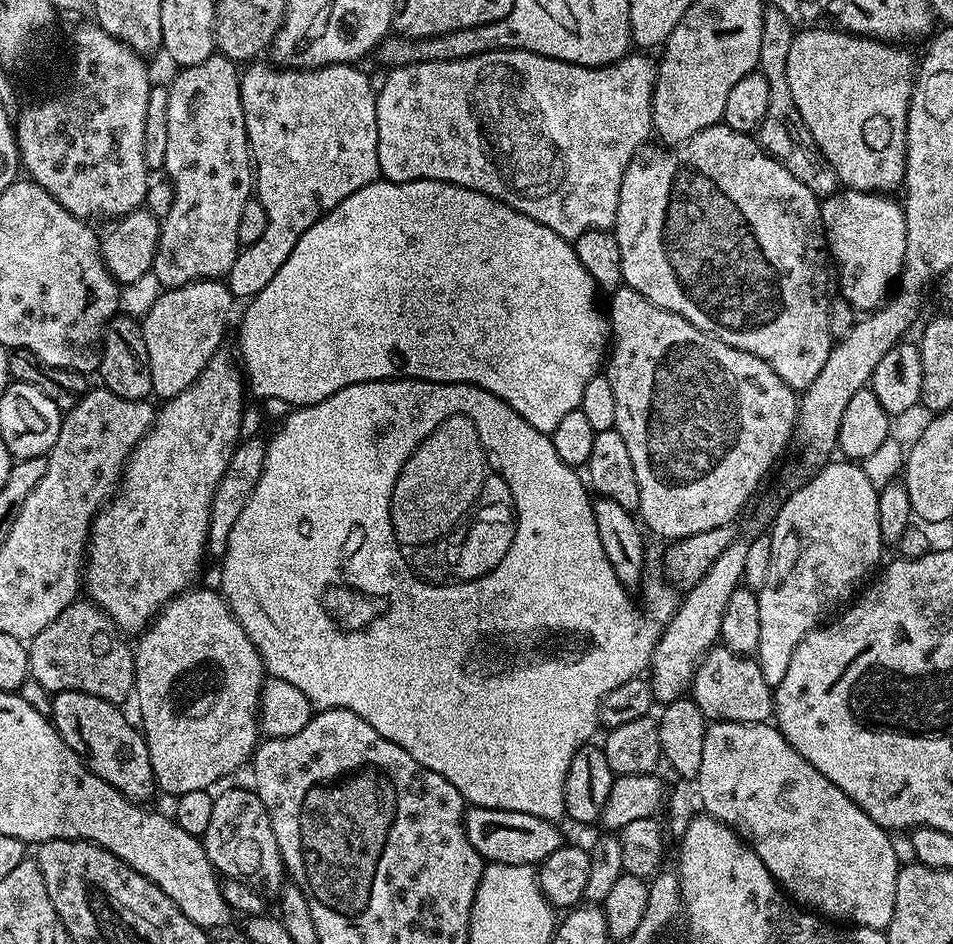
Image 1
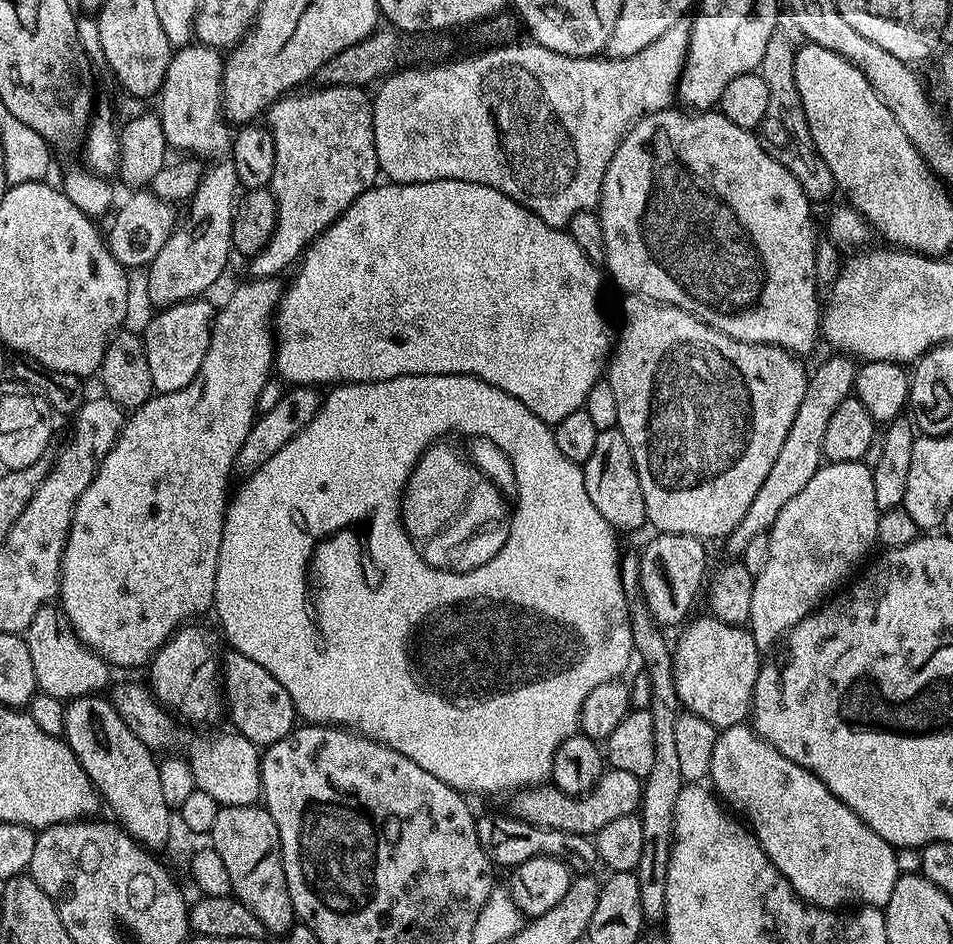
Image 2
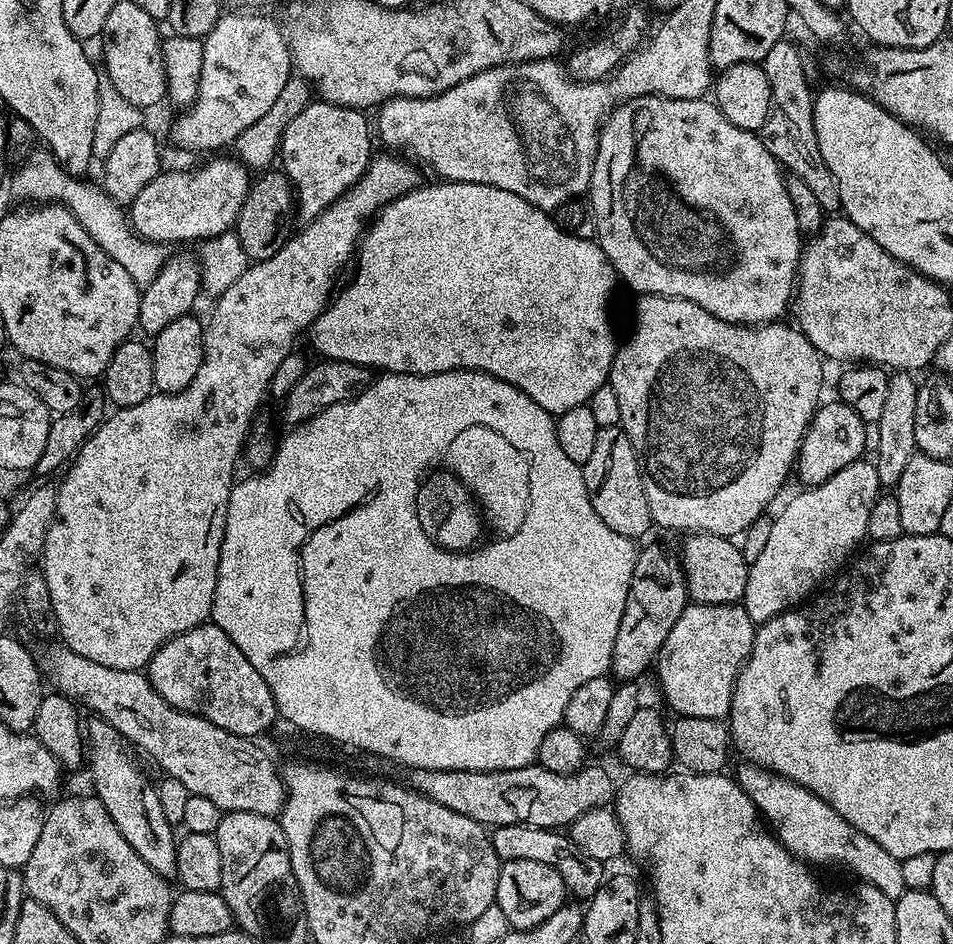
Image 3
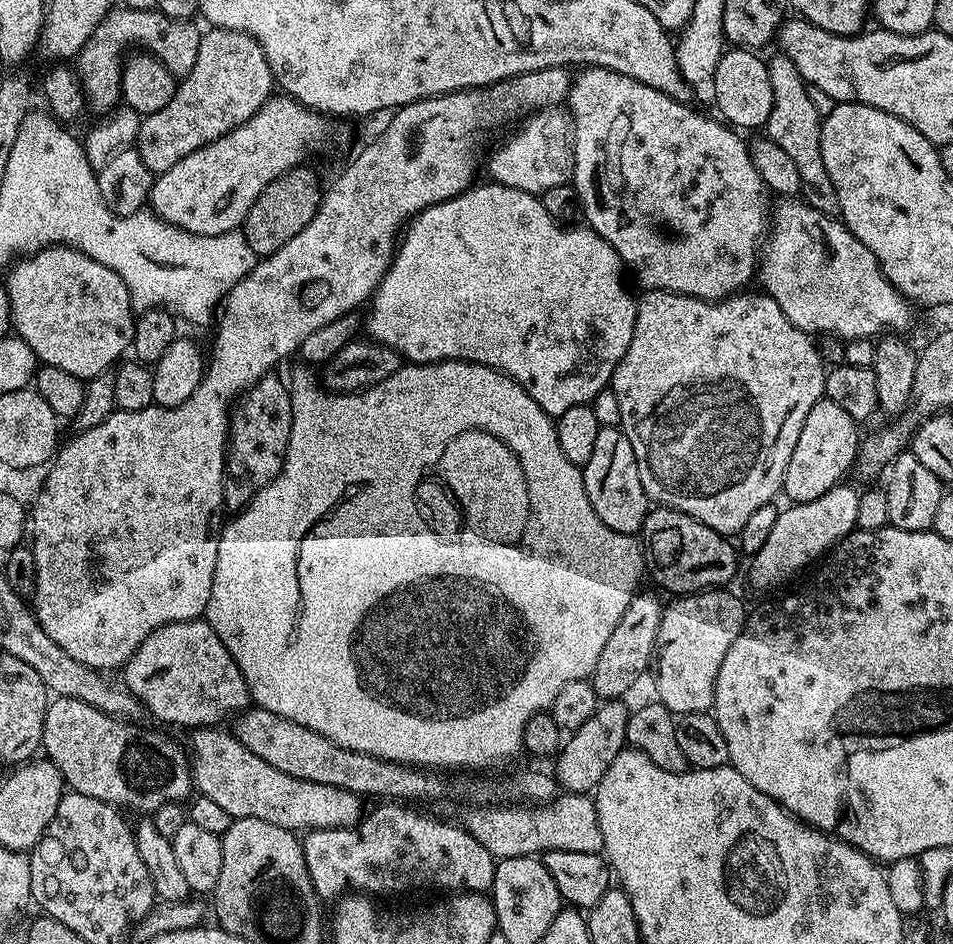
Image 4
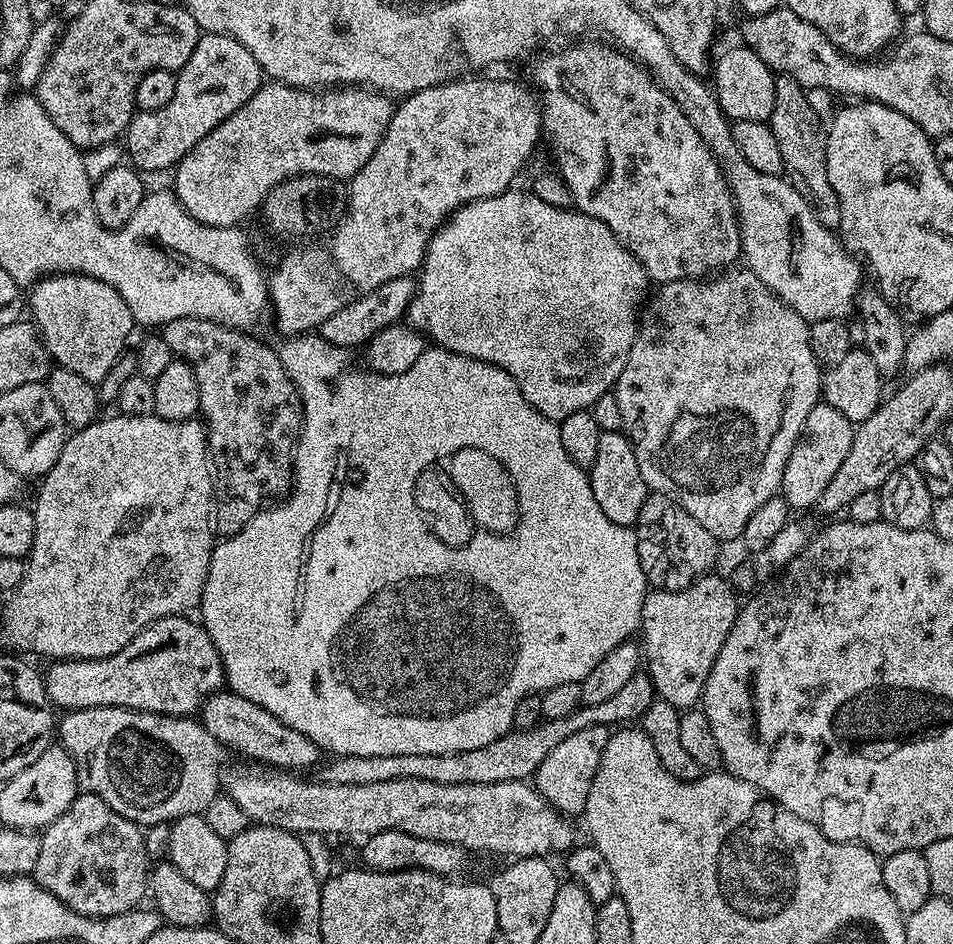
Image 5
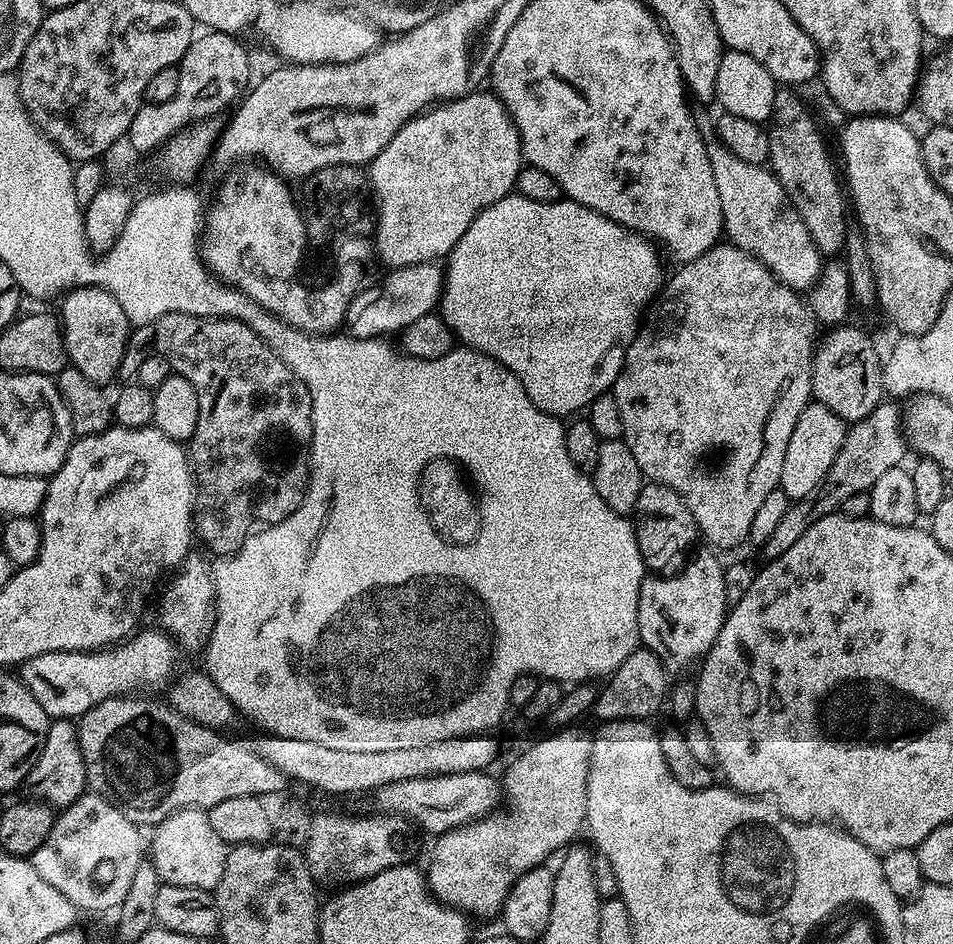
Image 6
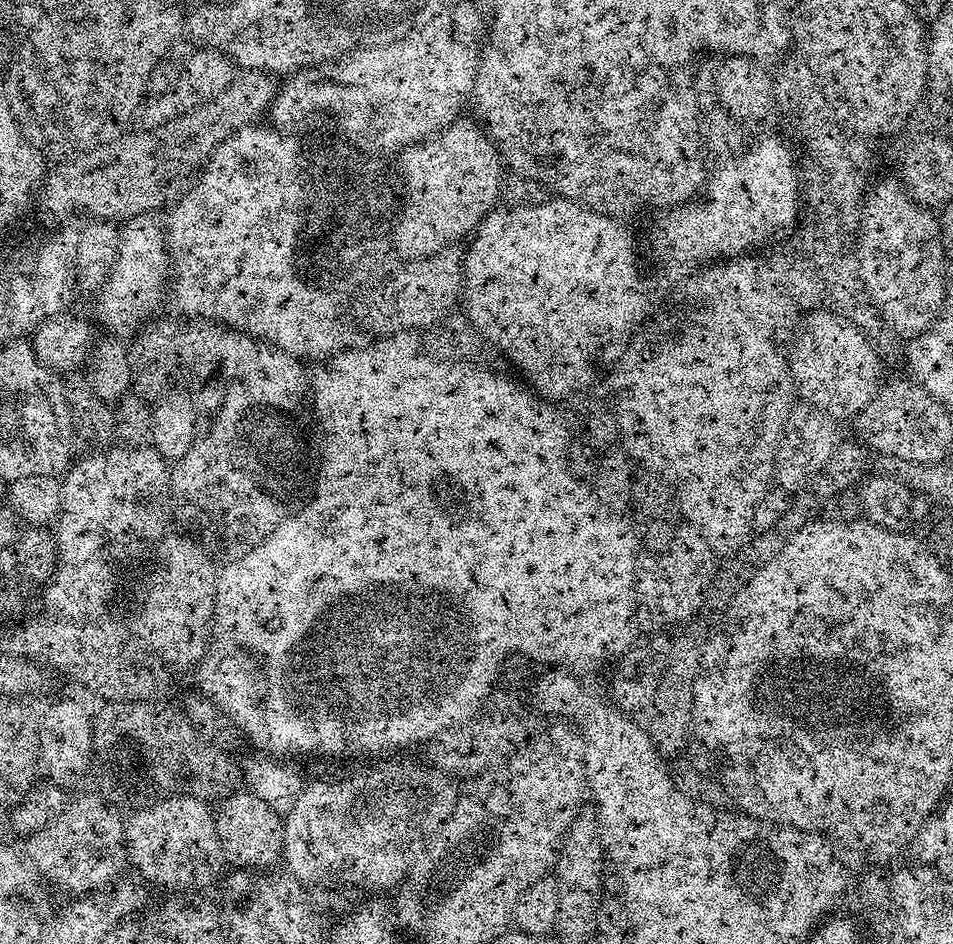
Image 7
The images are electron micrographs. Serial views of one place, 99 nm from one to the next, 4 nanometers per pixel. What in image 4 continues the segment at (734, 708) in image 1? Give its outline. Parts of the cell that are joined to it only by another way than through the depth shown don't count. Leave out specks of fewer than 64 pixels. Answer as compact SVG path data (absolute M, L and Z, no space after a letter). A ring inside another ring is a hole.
M709 588L703 592L680 594L671 605L665 607L662 622L658 626L654 672L656 668L655 699L665 704L677 717L695 712L707 712L714 702L714 686L718 678L718 668L722 666L722 658L726 658L726 650L734 646L734 638L744 629L746 611L744 604L724 588Z

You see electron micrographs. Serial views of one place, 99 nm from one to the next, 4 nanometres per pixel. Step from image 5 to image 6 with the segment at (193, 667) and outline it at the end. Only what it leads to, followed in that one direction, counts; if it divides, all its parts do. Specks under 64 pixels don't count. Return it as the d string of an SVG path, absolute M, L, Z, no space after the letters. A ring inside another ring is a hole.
M159 627L137 631L115 646L109 646L90 652L51 652L38 654L34 658L24 661L19 665L18 678L34 694L34 699L46 710L52 720L71 720L84 716L91 708L98 706L98 702L106 702L115 696L128 696L140 694L143 688L160 688L172 683L177 675L176 652L178 645L171 636Z

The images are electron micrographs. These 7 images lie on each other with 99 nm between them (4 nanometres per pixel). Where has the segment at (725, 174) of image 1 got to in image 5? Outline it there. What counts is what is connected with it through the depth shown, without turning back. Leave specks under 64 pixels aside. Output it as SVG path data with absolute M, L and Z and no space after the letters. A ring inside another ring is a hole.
M576 42L573 43L576 44L573 48L564 48L561 52L552 52L549 56L542 57L532 68L533 81L531 80L531 83L539 89L543 139L546 144L548 140L549 146L552 147L552 156L556 159L555 167L560 177L566 182L566 186L570 186L573 205L588 216L598 218L598 222L606 222L606 226L610 226L617 240L624 244L626 250L630 250L630 254L634 254L634 258L643 266L649 281L657 285L669 284L675 280L698 280L735 265L742 256L736 203L732 201L732 191L728 189L728 184L724 181L720 163L716 161L714 154L710 154L706 142L698 138L698 130L694 130L694 126L686 122L686 114L682 114L682 110L674 102L674 98L670 98L670 94L660 89L660 85L652 79L643 64L638 63L611 43L584 43L588 42Z

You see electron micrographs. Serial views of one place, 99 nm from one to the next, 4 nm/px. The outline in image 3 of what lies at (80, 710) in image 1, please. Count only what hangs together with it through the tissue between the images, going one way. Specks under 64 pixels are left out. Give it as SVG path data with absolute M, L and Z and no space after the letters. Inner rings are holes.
M99 718L89 719L86 724L86 768L92 771L94 795L106 806L106 814L114 818L114 826L130 842L130 847L138 853L138 858L154 870L162 879L172 882L176 880L176 845L177 833L174 825L166 822L166 814L162 810L162 802L158 802L157 785L148 781L140 764L131 756L130 745L110 722Z

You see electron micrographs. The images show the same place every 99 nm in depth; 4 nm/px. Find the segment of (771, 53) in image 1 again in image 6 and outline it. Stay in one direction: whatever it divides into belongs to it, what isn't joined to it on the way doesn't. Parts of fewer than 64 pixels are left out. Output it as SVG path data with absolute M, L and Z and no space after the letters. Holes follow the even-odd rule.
M788 86L776 89L772 118L766 128L769 138L767 163L770 171L780 179L780 184L798 210L802 222L806 222L806 230L810 230L814 246L821 253L836 254L844 247L844 232L849 225L849 221L844 220L846 192L838 177L837 165L836 168L832 165L832 158L824 145L824 138L815 118L808 113L803 98L784 87Z

